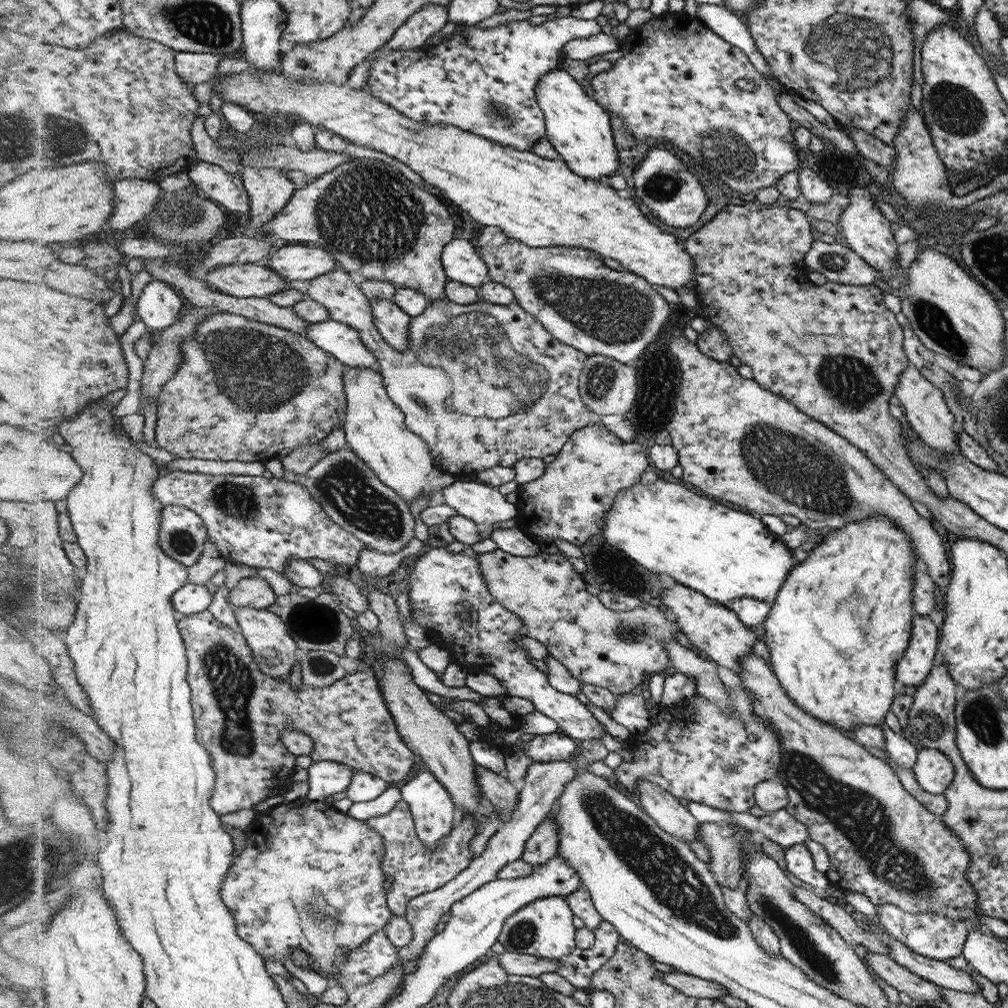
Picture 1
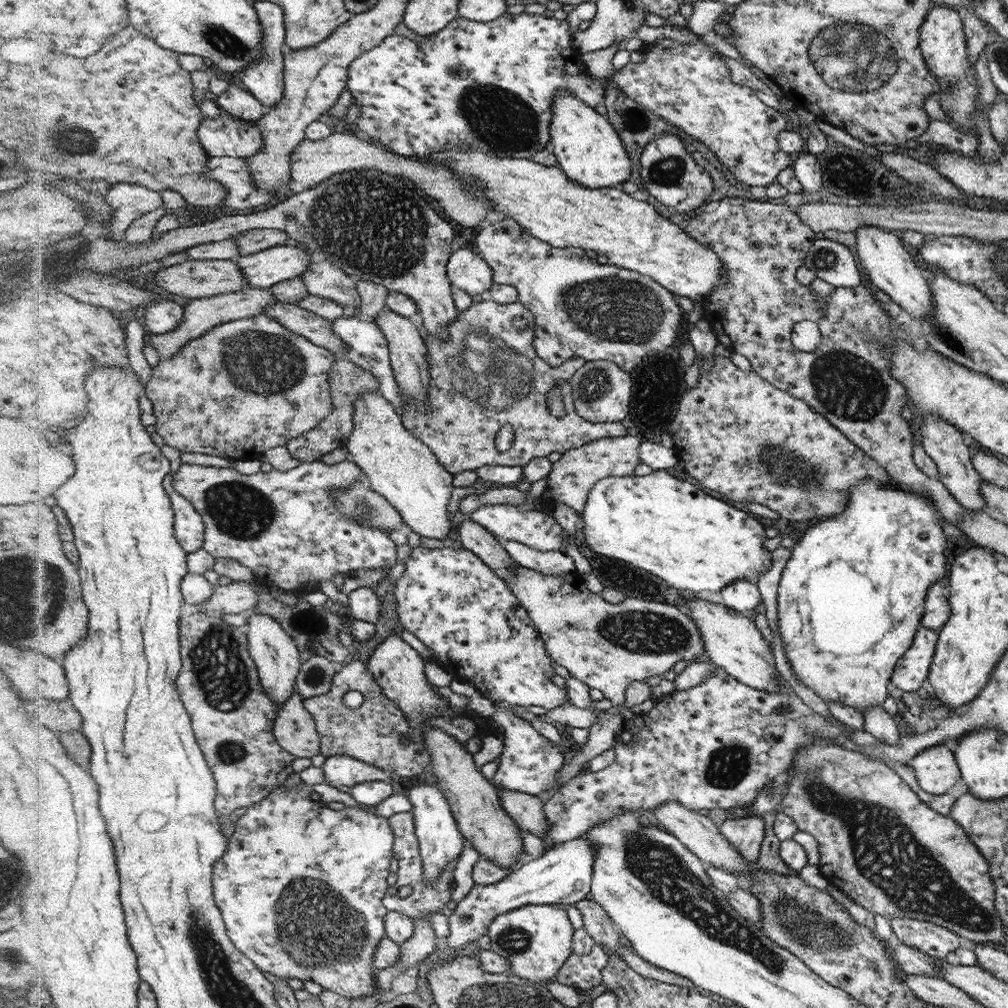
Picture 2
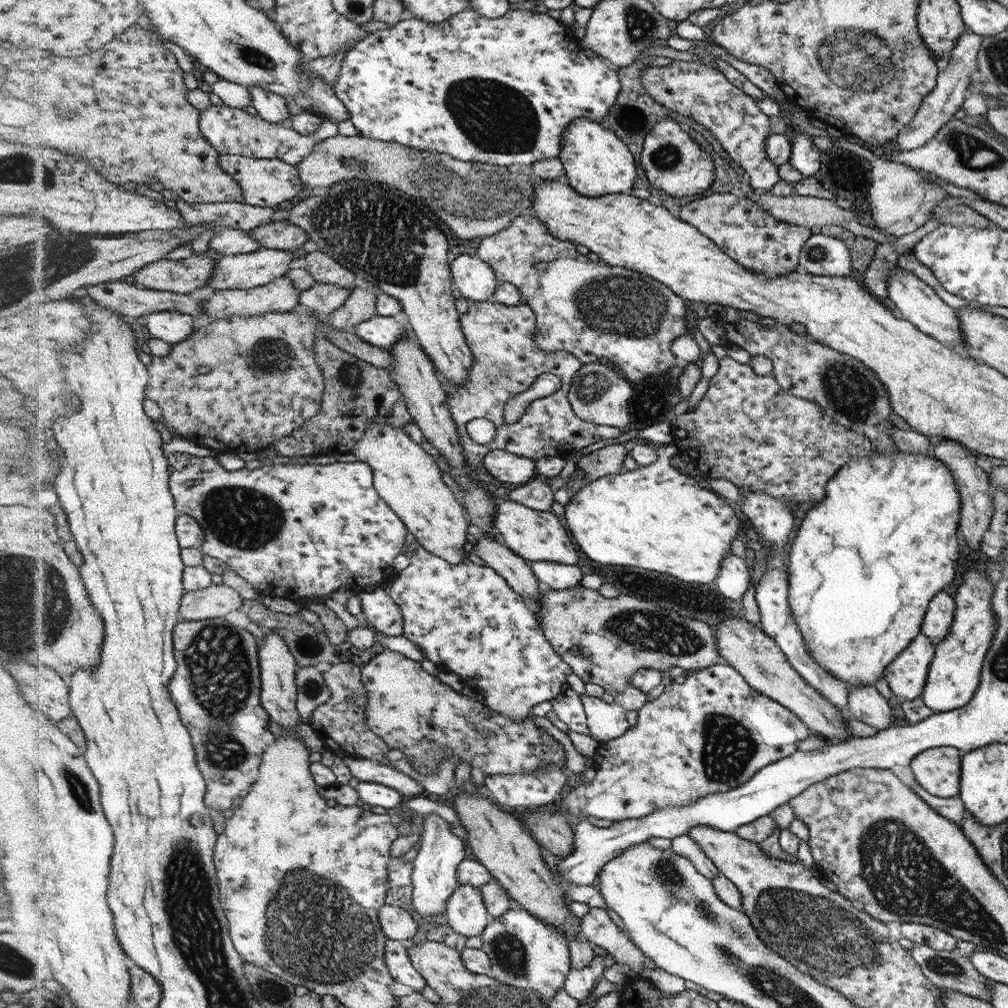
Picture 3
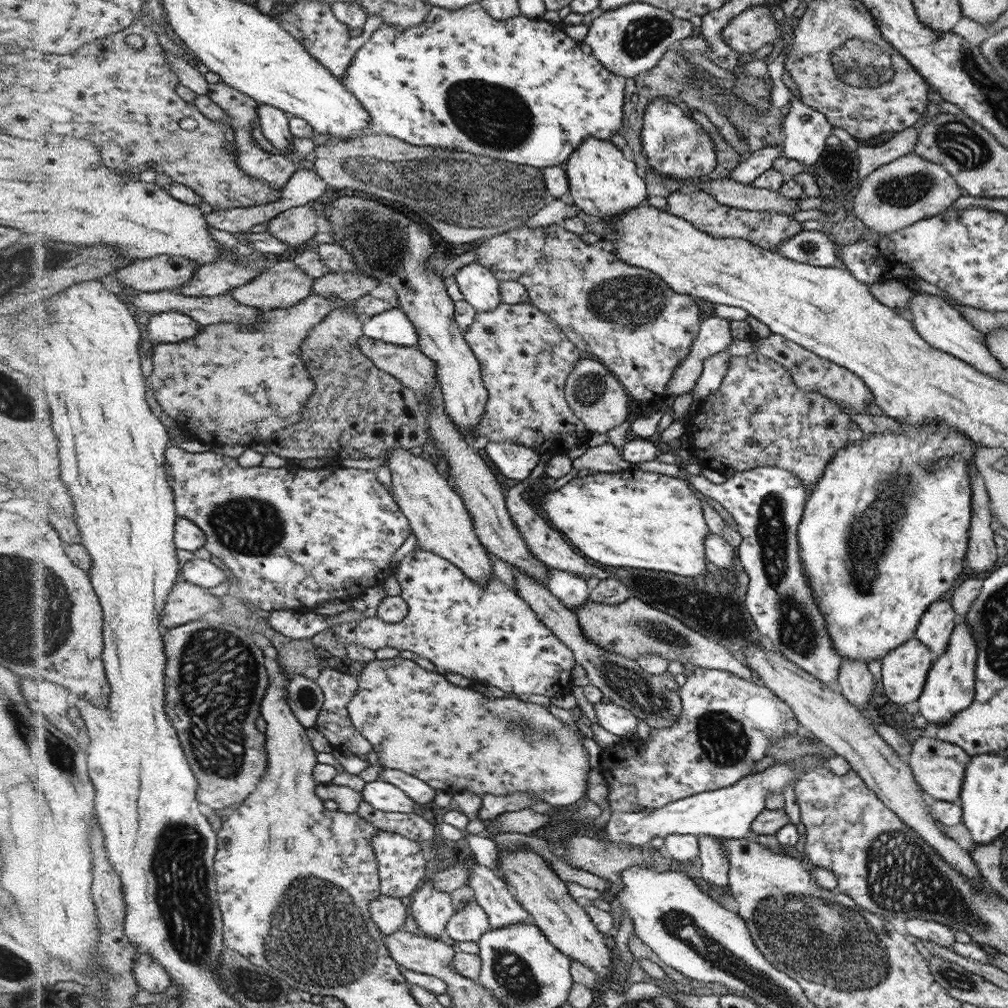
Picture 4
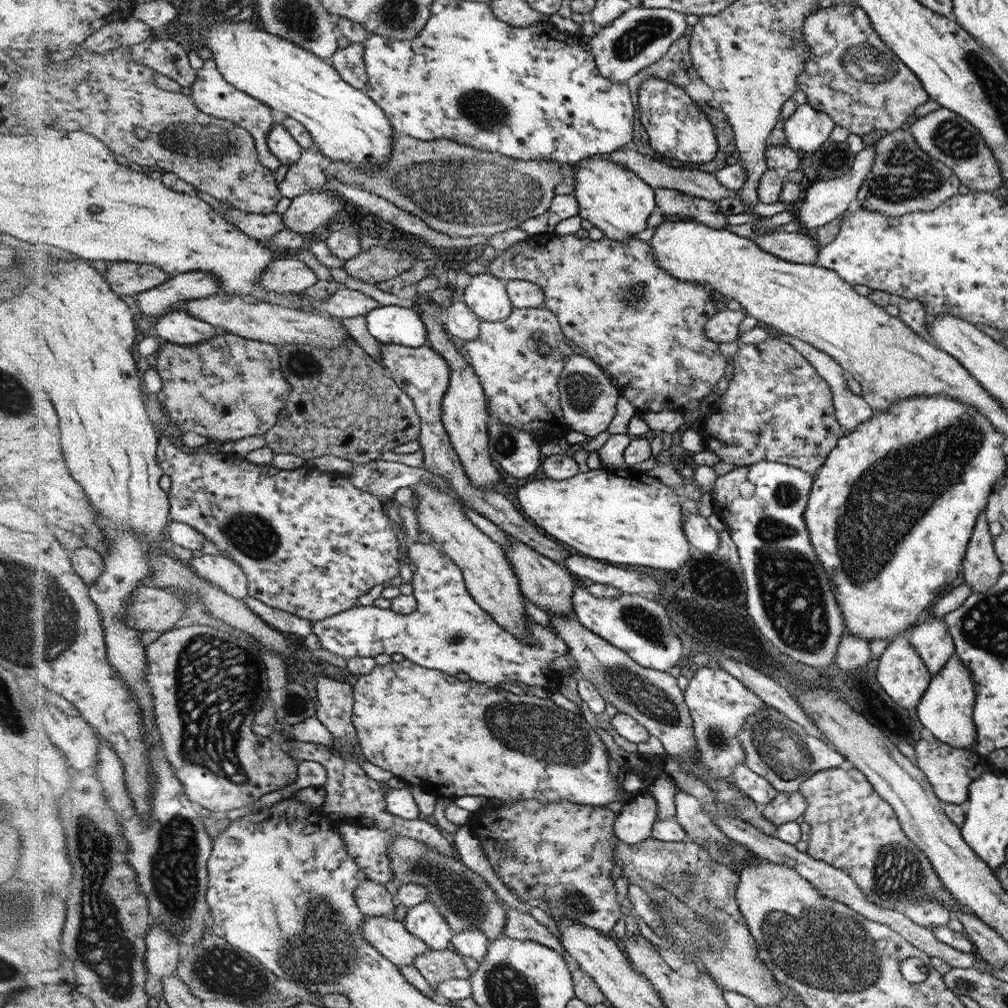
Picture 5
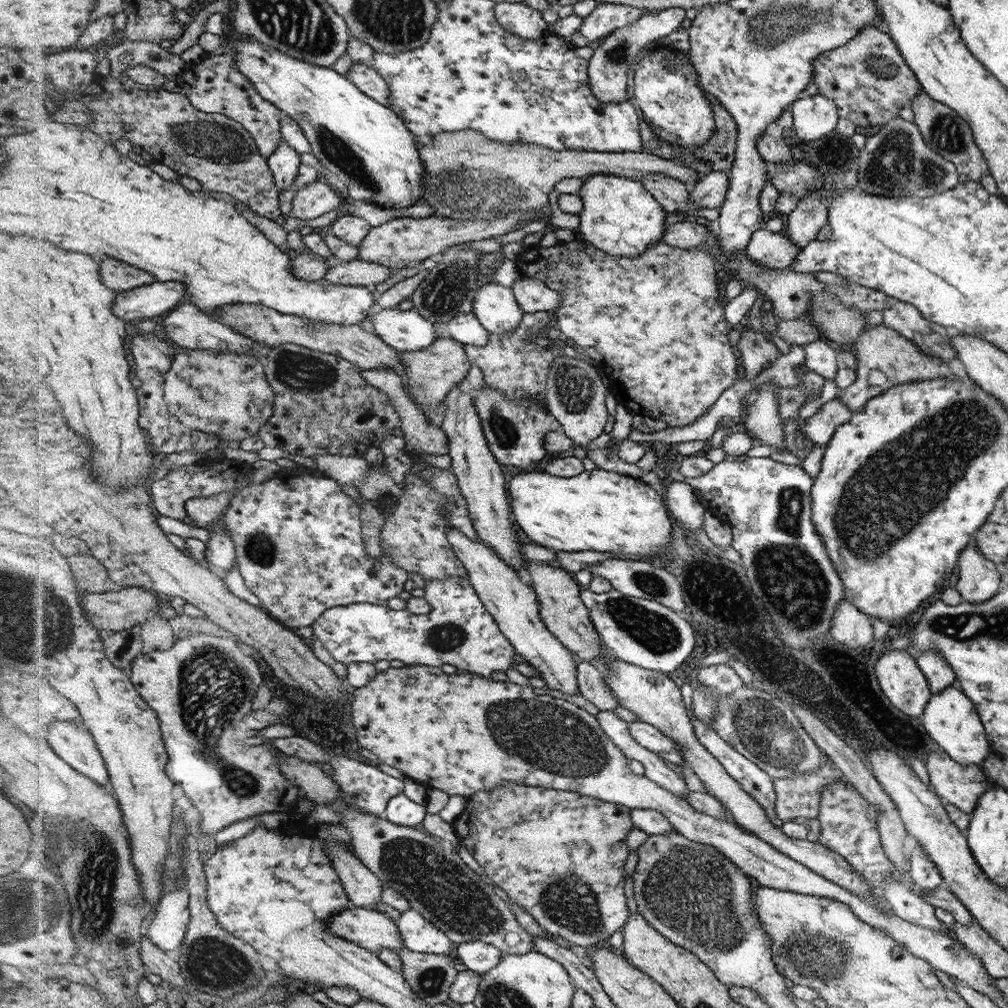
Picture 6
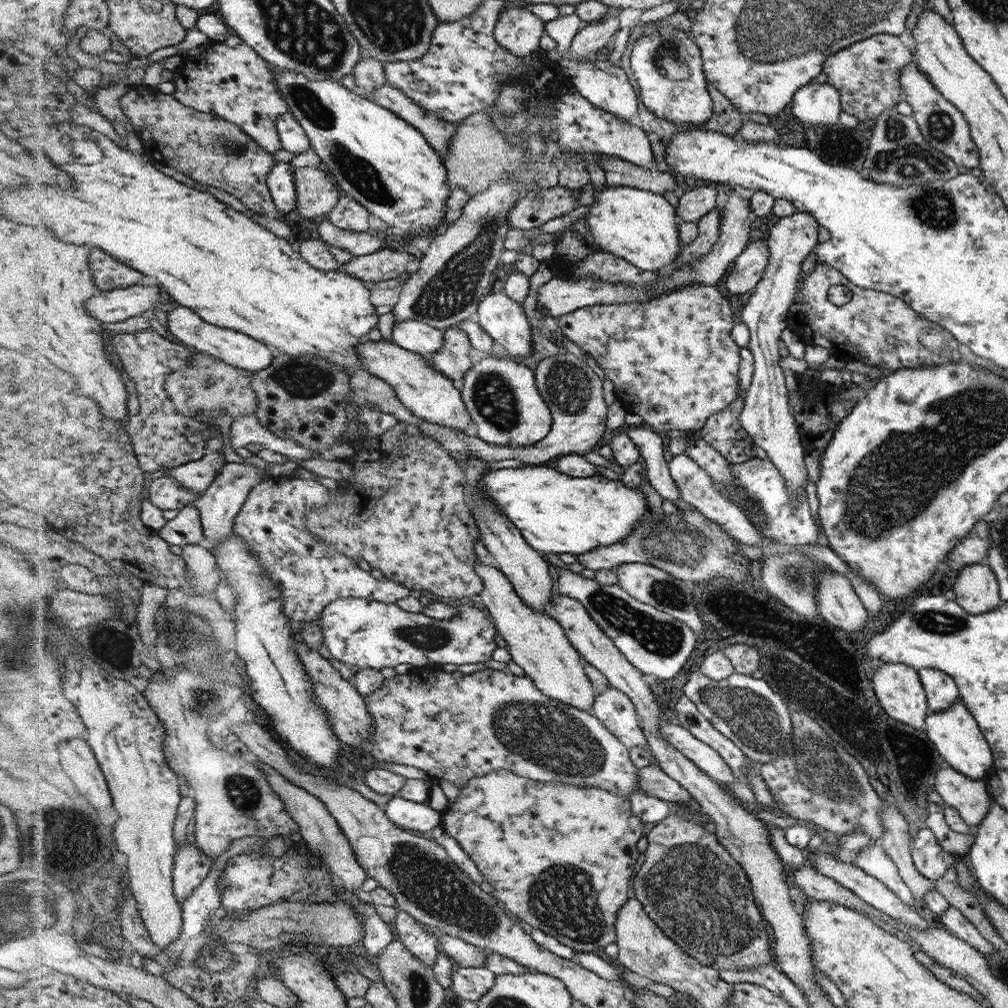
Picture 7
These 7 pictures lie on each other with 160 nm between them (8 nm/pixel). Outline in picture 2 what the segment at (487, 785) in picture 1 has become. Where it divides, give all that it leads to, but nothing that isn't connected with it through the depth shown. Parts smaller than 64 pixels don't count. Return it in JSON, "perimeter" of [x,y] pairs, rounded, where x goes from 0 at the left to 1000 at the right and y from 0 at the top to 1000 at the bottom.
{"perimeter":[[[493,783],[493,786],[496,788],[497,799],[506,812],[514,816],[515,821],[541,833],[543,823],[547,820],[543,818],[541,811],[541,797],[534,790],[511,784]]]}

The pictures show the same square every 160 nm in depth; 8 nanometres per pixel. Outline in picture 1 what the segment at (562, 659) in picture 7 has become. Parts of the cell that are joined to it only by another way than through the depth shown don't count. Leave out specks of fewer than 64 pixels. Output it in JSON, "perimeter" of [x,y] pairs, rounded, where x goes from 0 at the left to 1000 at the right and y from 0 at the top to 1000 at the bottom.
{"perimeter":[[[343,364],[341,367],[342,394],[345,396],[345,405],[341,413],[340,426],[343,430],[345,444],[355,451],[375,472],[379,480],[383,480],[399,493],[408,502],[415,492],[429,492],[451,480],[452,472],[446,472],[431,460],[426,440],[411,431],[402,420],[402,411],[399,411],[398,404],[386,394],[385,384],[381,379],[381,373],[367,364]]]}

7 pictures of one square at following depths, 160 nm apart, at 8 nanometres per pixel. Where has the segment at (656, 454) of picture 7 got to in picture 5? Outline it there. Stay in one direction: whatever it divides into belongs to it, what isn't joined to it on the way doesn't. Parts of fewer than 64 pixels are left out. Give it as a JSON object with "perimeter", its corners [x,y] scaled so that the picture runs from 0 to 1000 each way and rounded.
{"perimeter":[[[680,508],[680,530],[685,540],[697,550],[707,549],[714,543],[713,528],[702,521],[702,516],[696,511]]]}

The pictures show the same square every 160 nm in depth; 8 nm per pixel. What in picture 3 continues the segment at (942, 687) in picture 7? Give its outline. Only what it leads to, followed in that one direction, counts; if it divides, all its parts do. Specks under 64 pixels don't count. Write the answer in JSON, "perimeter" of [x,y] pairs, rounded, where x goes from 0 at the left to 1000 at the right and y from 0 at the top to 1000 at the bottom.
{"perimeter":[[[938,586],[929,589],[919,606],[914,628],[931,636],[935,635],[942,625],[947,605],[947,595],[944,591]]]}

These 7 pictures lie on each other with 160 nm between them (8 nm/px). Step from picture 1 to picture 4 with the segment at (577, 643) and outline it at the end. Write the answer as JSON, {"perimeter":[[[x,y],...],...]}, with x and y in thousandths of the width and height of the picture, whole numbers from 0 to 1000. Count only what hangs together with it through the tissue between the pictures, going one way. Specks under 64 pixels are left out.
{"perimeter":[[[583,592],[578,600],[568,606],[572,609],[580,632],[603,647],[616,649],[629,656],[636,649],[652,649],[663,657],[671,655],[699,664],[724,666],[737,674],[756,679],[745,663],[734,657],[720,642],[685,624],[673,613],[647,602],[632,592],[624,592],[610,600],[594,598]]]}

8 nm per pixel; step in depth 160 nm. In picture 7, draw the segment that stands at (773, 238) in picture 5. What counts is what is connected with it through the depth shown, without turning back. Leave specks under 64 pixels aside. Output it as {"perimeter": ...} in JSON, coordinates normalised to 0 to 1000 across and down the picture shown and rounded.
{"perimeter":[[[760,239],[744,240],[720,276],[720,288],[728,293],[743,291],[754,280],[763,263],[764,249]]]}

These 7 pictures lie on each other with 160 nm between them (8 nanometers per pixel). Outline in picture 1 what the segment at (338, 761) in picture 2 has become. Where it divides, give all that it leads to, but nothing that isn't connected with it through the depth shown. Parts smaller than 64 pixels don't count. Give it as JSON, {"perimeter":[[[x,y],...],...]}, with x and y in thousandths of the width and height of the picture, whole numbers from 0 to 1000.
{"perimeter":[[[326,754],[311,755],[305,765],[307,786],[303,795],[306,797],[322,796],[324,790],[343,784],[353,766],[351,762]]]}

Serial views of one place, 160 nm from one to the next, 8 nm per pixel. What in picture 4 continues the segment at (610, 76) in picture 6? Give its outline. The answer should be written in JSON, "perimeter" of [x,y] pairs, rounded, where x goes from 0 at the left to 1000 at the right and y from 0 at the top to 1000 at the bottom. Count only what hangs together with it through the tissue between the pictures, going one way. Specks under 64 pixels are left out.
{"perimeter":[[[626,2],[611,10],[590,13],[578,42],[601,69],[619,78],[631,77],[651,65],[658,54],[674,40],[683,38],[688,27],[684,20],[675,19],[664,11],[639,2]]]}

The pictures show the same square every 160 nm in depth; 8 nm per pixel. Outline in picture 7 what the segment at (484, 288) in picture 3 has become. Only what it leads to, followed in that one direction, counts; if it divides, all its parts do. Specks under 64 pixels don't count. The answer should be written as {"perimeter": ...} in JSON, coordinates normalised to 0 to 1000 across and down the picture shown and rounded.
{"perimeter":[[[499,290],[488,291],[474,301],[473,311],[475,322],[508,354],[523,354],[529,350],[526,319],[514,299]]]}

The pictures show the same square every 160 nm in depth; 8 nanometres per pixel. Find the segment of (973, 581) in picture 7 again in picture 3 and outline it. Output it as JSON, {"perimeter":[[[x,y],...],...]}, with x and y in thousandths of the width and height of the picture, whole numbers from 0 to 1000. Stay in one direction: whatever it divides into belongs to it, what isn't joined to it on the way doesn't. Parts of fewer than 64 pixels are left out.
{"perimeter":[[[933,436],[931,442],[927,444],[927,453],[940,463],[942,469],[946,471],[948,483],[953,491],[953,528],[956,538],[967,548],[974,548],[974,532],[978,528],[978,524],[982,522],[982,514],[986,502],[984,502],[984,494],[982,494],[982,478],[978,468],[974,468],[974,464],[968,460],[968,452],[962,450],[960,444],[946,438],[946,437]]]}

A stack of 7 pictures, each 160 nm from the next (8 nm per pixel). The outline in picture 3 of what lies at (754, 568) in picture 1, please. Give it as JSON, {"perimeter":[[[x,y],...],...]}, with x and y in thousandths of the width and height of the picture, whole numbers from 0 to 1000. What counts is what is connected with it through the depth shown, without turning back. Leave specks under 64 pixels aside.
{"perimeter":[[[669,440],[650,441],[653,456],[626,468],[607,470],[579,481],[573,489],[566,490],[562,501],[562,520],[583,555],[599,562],[633,562],[655,569],[665,569],[673,575],[687,579],[708,579],[715,567],[716,555],[726,548],[726,538],[738,524],[736,512],[718,500],[704,486],[698,486],[693,476],[681,471],[668,459],[675,451]]]}

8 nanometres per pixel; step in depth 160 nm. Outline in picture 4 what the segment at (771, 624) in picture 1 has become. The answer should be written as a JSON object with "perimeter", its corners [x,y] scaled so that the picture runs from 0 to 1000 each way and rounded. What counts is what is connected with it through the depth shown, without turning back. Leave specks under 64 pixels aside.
{"perimeter":[[[925,418],[915,422],[913,426],[909,423],[893,421],[893,428],[889,430],[863,430],[859,431],[855,438],[843,439],[837,445],[831,446],[829,453],[823,457],[818,465],[814,477],[807,482],[803,497],[799,500],[798,512],[794,520],[794,540],[796,559],[799,561],[799,571],[803,573],[803,580],[807,585],[807,594],[818,613],[818,620],[821,621],[826,642],[837,656],[854,655],[862,659],[864,655],[874,655],[884,645],[891,644],[908,632],[910,621],[914,613],[920,607],[919,603],[938,589],[944,579],[948,577],[950,569],[956,563],[956,552],[961,546],[960,524],[962,524],[962,492],[965,492],[965,484],[962,483],[962,461],[966,460],[966,450],[972,441],[962,438],[958,431],[946,428],[937,418]]]}

